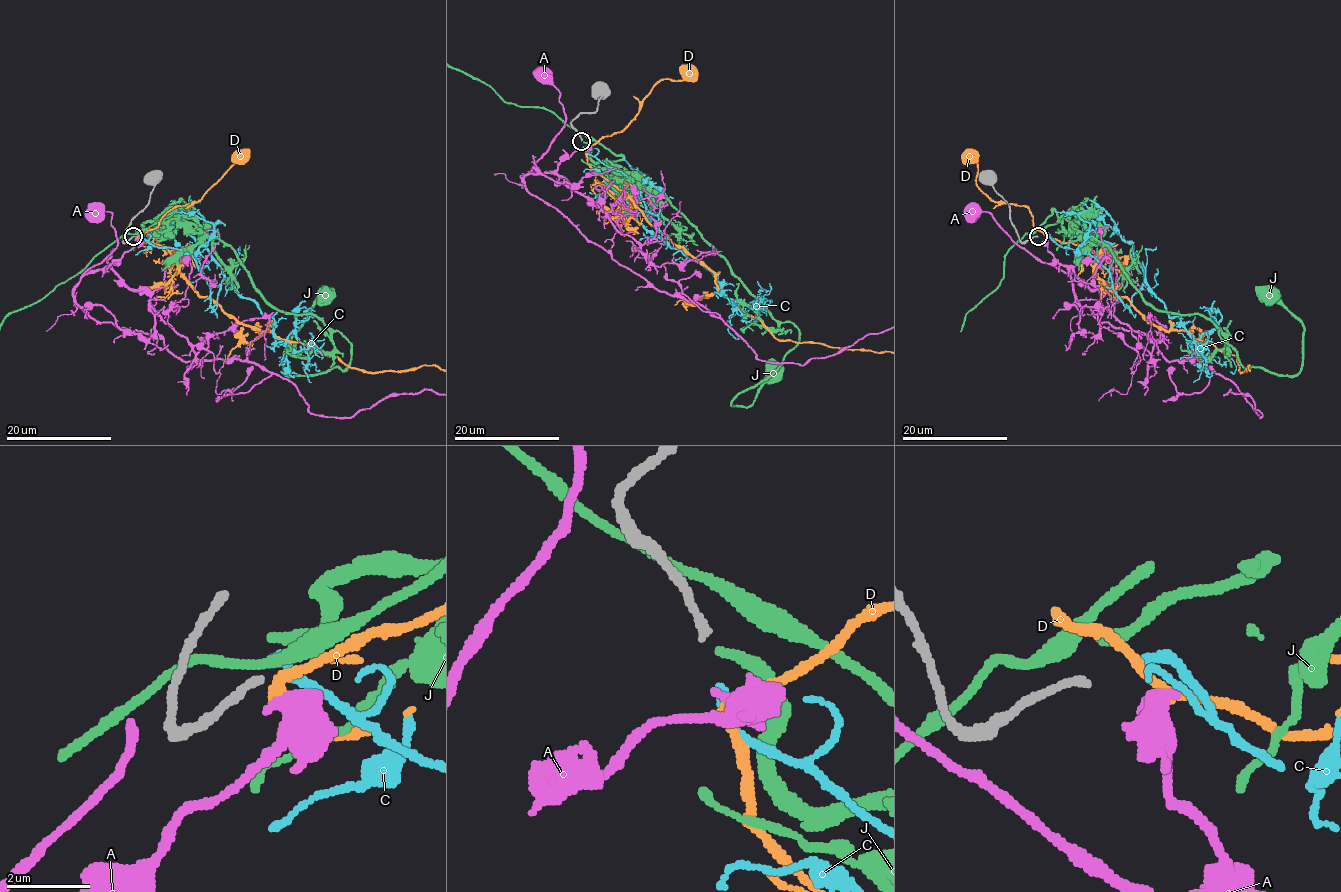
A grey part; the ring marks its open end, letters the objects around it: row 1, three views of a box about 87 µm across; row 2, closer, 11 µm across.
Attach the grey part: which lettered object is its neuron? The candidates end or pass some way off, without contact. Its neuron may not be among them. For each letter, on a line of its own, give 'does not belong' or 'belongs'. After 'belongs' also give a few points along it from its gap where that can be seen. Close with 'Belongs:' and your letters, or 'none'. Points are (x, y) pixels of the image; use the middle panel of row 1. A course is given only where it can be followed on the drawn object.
A: does not belong
C: belongs | via (583, 146), (637, 191), (667, 243), (712, 273), (720, 291), (736, 300), (728, 331), (737, 339), (735, 333)
D: does not belong
J: does not belong
Belongs: C

